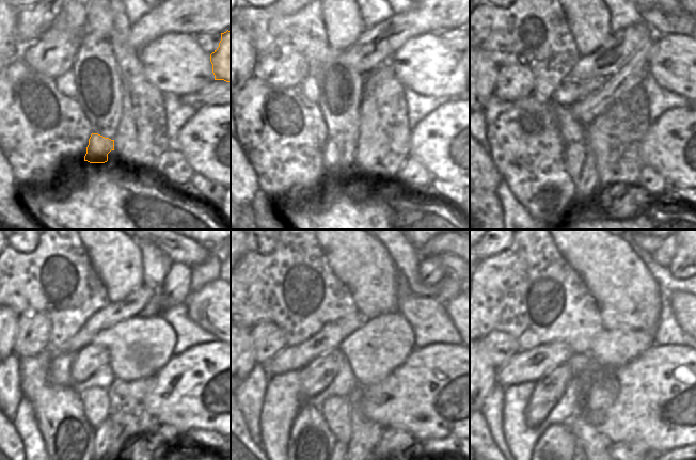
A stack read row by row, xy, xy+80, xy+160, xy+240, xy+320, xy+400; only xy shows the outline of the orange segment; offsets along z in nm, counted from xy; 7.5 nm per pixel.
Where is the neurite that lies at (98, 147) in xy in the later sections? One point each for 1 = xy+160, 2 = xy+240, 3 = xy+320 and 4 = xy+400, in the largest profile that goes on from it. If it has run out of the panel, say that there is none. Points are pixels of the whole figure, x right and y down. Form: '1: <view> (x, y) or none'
1: xy+160 (574, 152)
2: xy+240 (96, 402)
3: xy+320 (335, 410)
4: xy+400 (594, 445)

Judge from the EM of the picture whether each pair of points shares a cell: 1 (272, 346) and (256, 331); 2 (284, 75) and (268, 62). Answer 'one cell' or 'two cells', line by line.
1: one cell
2: one cell

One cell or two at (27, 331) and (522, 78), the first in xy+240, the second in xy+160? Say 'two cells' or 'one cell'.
one cell

